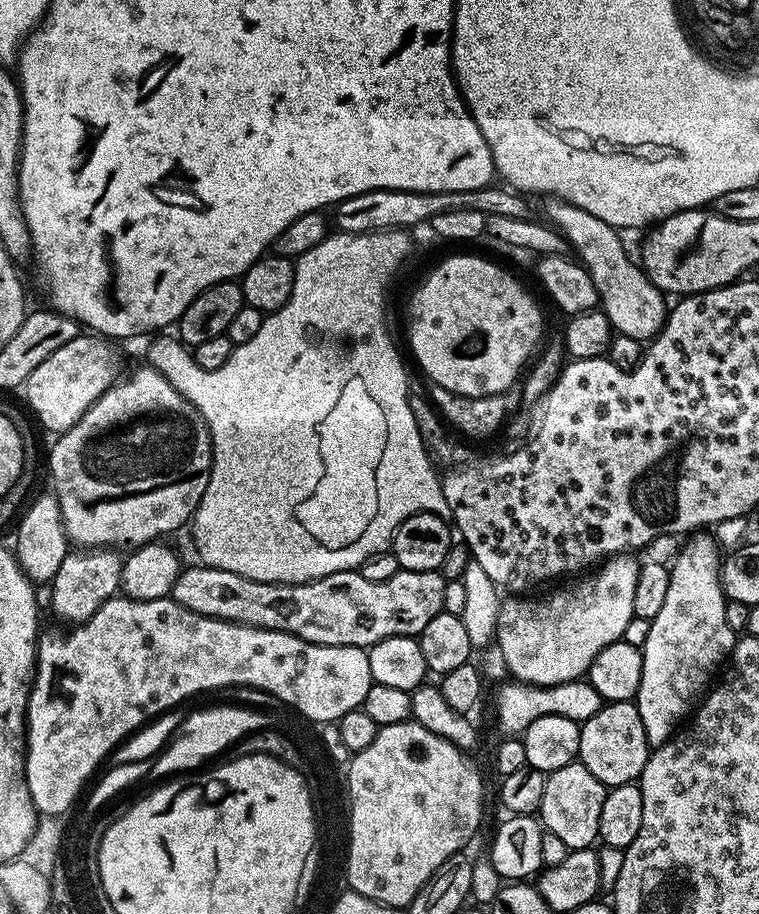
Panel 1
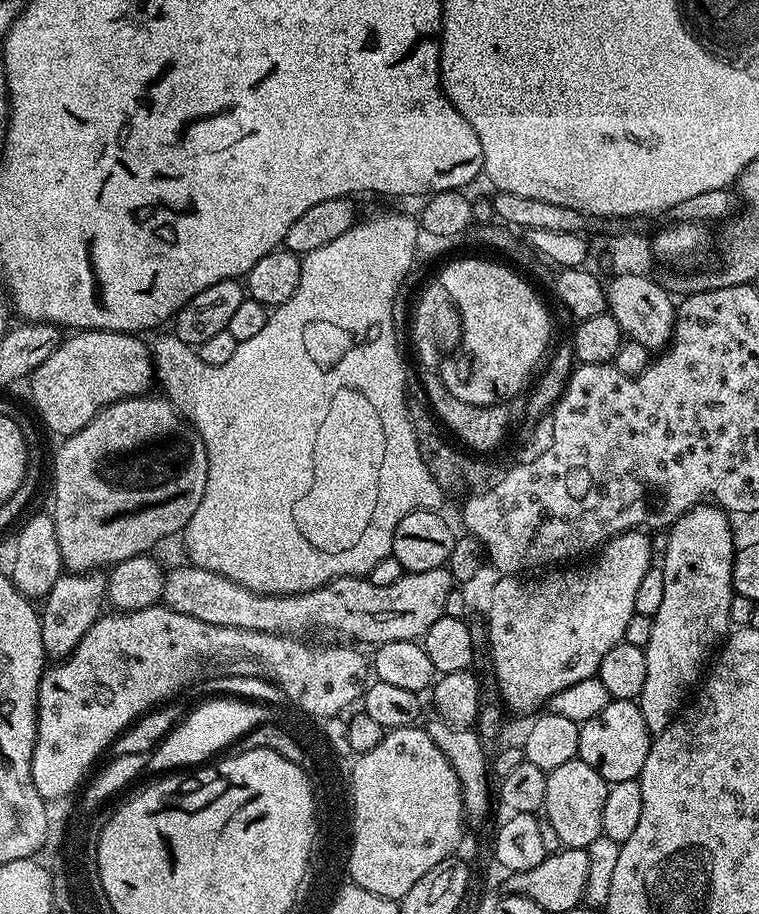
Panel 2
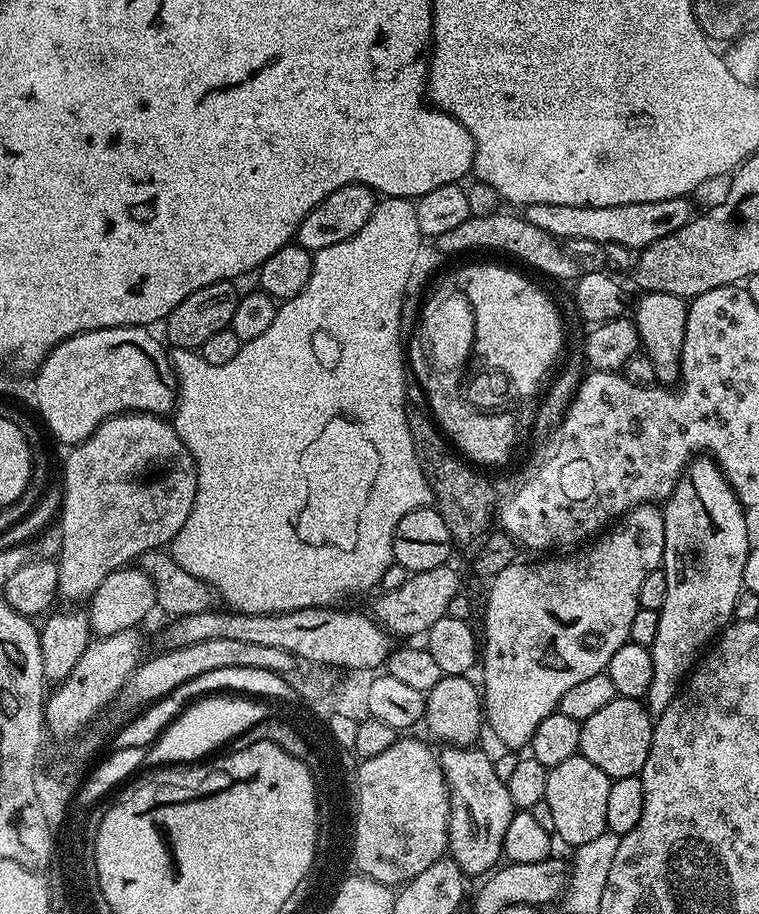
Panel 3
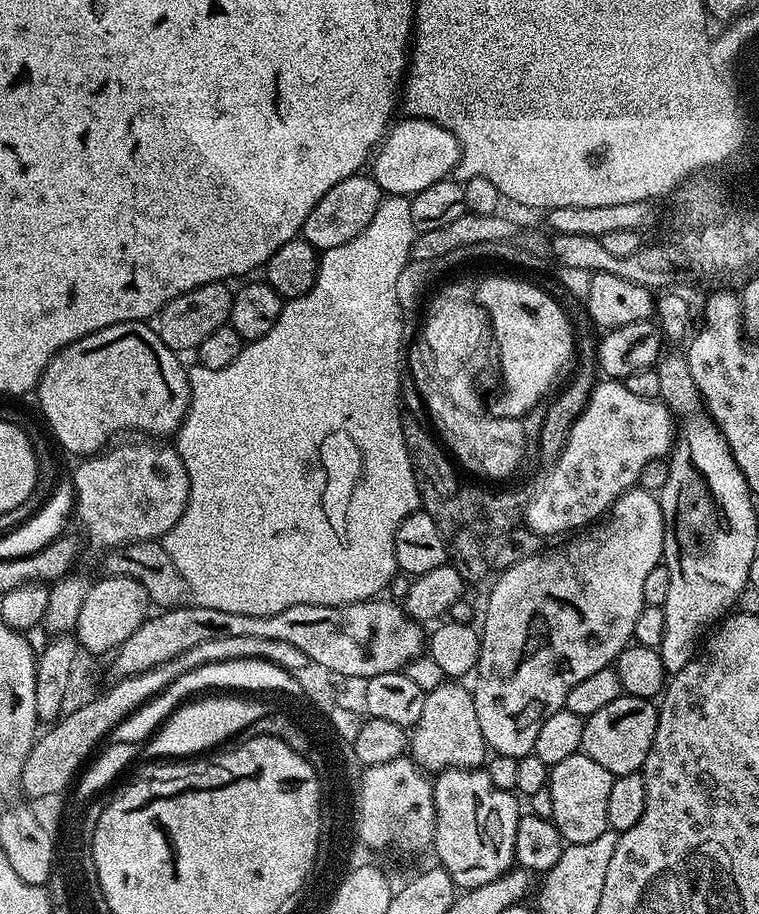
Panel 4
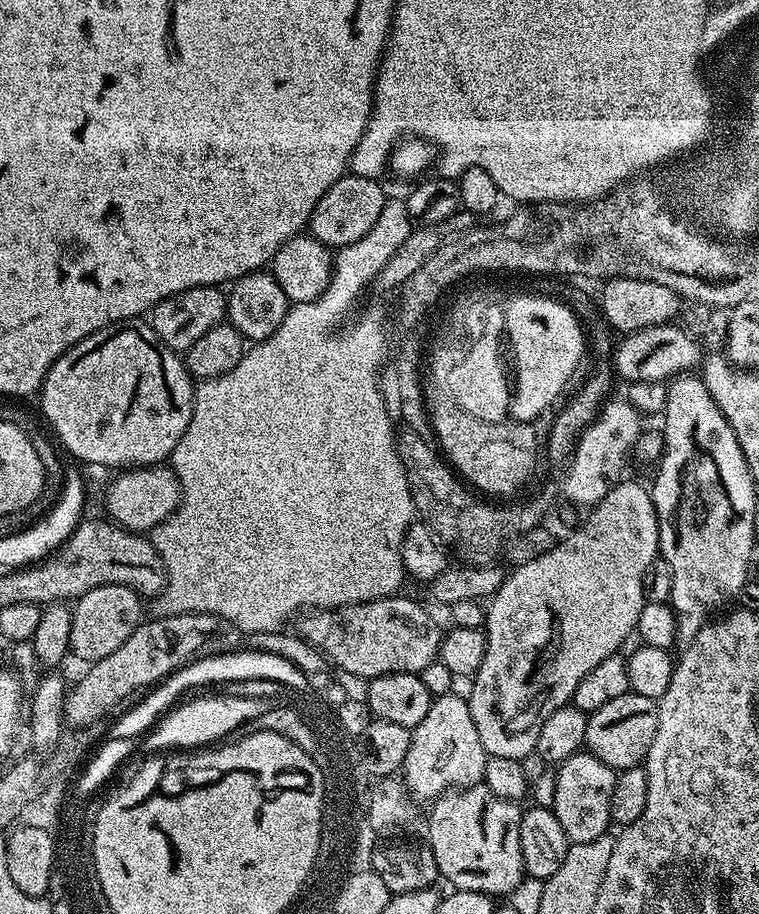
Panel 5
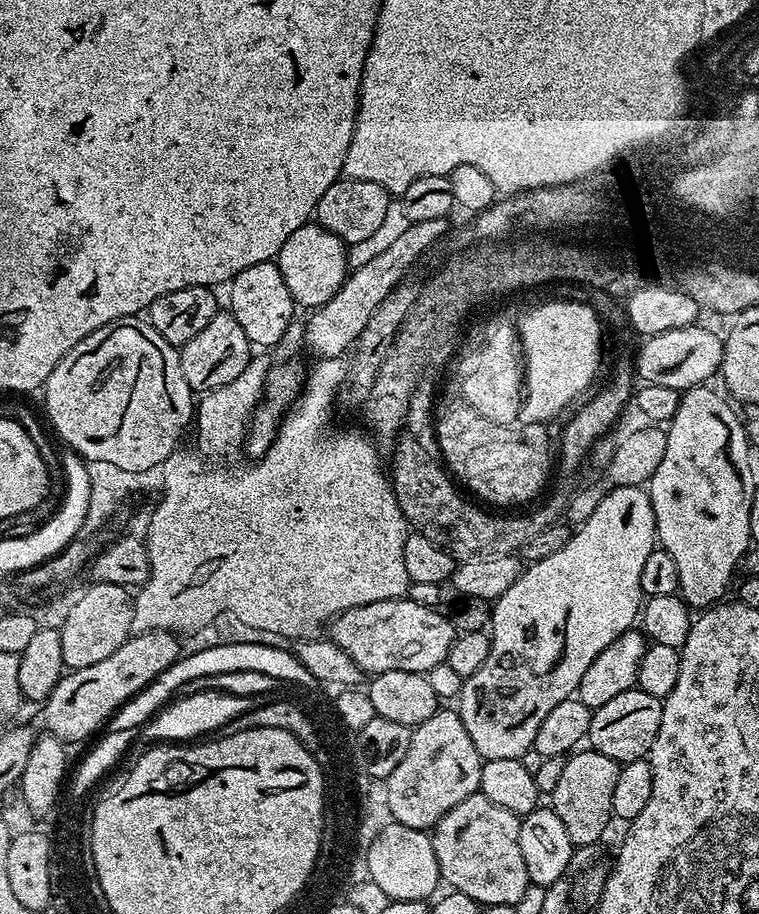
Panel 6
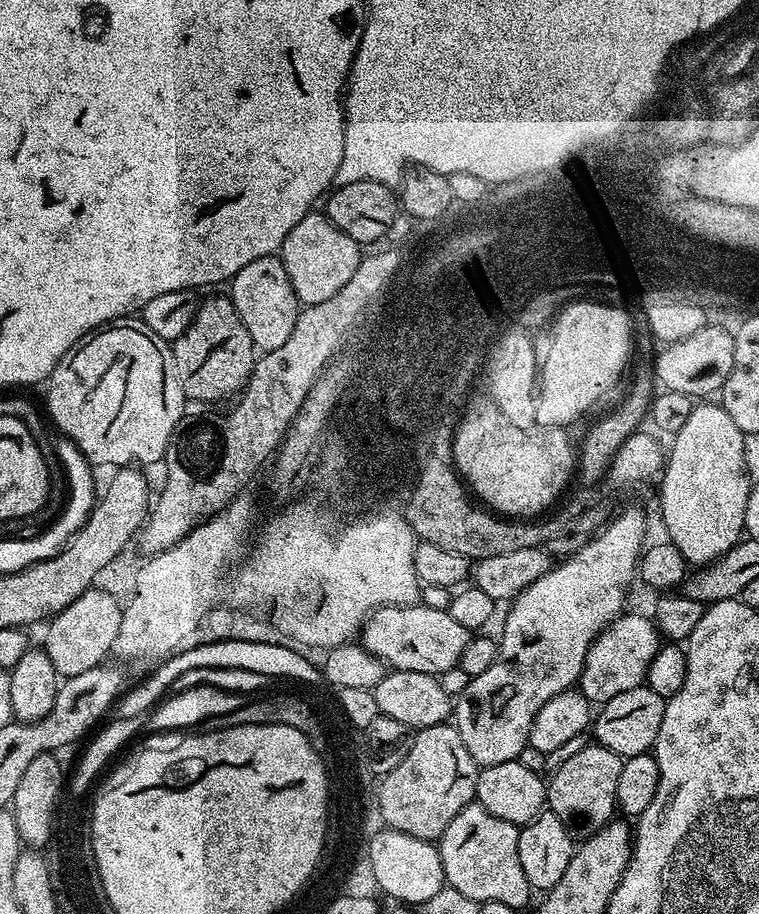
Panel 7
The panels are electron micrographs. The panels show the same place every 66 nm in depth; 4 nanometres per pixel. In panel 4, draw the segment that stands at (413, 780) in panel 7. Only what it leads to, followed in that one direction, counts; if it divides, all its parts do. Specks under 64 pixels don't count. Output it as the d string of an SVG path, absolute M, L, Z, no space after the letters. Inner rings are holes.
M445 682L438 685L434 690L424 693L424 701L422 702L422 718L418 718L418 722L411 729L410 732L410 756L411 759L415 760L421 768L424 769L425 773L428 774L439 774L446 768L479 768L485 763L486 745L482 738L482 726L478 726L478 710L474 710L474 698L472 697L471 691L467 687L463 688L463 683L460 682Z

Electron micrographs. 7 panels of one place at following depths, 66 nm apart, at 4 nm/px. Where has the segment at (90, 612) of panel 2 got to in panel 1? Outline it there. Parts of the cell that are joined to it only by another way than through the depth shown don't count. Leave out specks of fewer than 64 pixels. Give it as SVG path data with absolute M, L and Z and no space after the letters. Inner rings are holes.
M86 548L69 551L58 566L58 574L50 581L52 612L68 626L83 624L113 596L120 592L120 579L124 565L121 553L111 548Z

